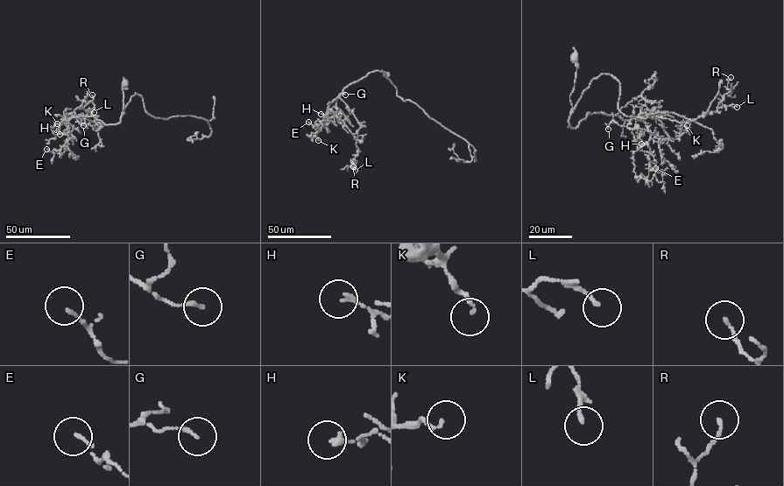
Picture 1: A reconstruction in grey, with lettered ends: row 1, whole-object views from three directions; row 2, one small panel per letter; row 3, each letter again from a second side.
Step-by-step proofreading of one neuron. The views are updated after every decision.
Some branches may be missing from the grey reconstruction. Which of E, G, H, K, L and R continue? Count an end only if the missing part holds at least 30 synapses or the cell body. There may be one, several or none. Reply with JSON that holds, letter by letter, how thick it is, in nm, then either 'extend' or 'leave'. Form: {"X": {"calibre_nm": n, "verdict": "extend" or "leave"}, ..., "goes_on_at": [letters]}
{"E": {"calibre_nm": 120, "verdict": "leave"}, "G": {"calibre_nm": 130, "verdict": "leave"}, "H": {"calibre_nm": 200, "verdict": "leave"}, "K": {"calibre_nm": 140, "verdict": "leave"}, "L": {"calibre_nm": 150, "verdict": "leave"}, "R": {"calibre_nm": 110, "verdict": "leave"}, "goes_on_at": []}

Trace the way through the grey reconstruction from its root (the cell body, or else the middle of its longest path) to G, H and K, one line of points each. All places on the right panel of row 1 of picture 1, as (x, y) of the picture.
G: (575, 58), (576, 73), (570, 95), (568, 126), (575, 128), (589, 113), (604, 112), (612, 116), (608, 129)
H: (575, 58), (568, 126), (575, 128), (589, 113), (617, 114), (635, 119), (641, 144)
K: (575, 58), (568, 127), (575, 128), (589, 113), (600, 112), (624, 120), (657, 118), (673, 139), (687, 125)

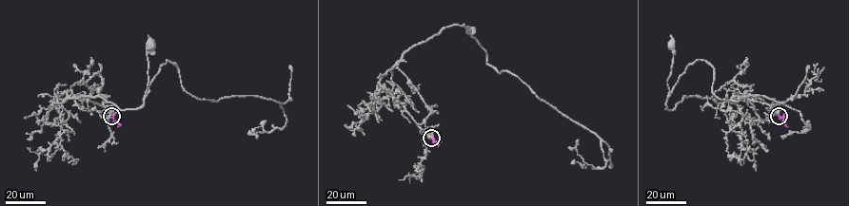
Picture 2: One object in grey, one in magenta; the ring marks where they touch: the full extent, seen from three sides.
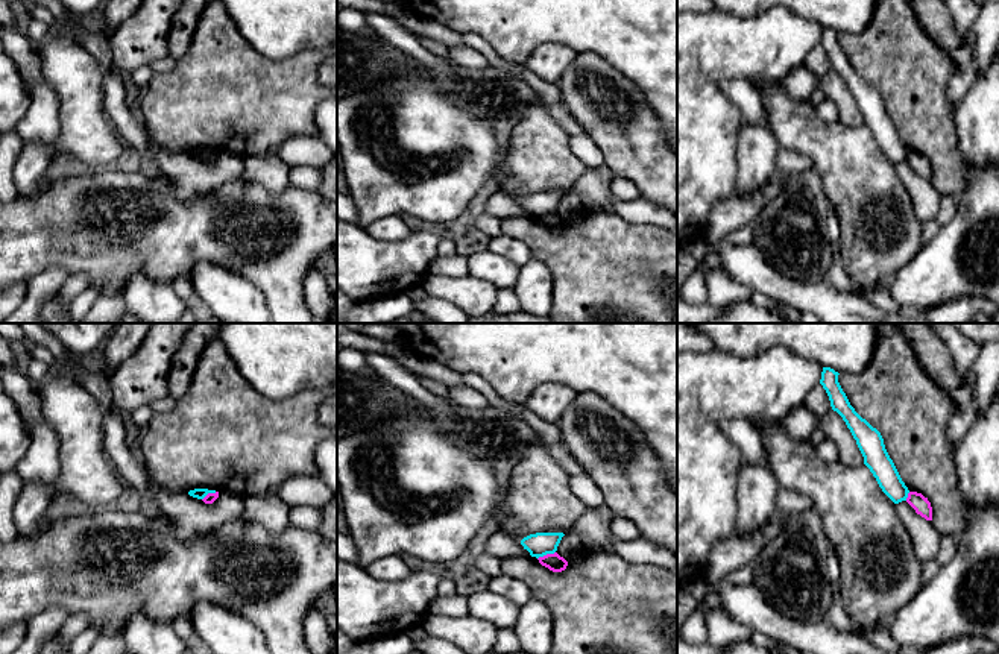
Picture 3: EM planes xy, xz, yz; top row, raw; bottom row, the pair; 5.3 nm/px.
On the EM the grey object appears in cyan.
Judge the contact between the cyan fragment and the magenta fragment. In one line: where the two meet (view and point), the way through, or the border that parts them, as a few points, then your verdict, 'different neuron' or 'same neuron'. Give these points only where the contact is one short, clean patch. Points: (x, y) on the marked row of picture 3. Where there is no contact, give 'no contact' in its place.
xz (545, 554) | along xz (554, 551), (538, 559) | different neuron

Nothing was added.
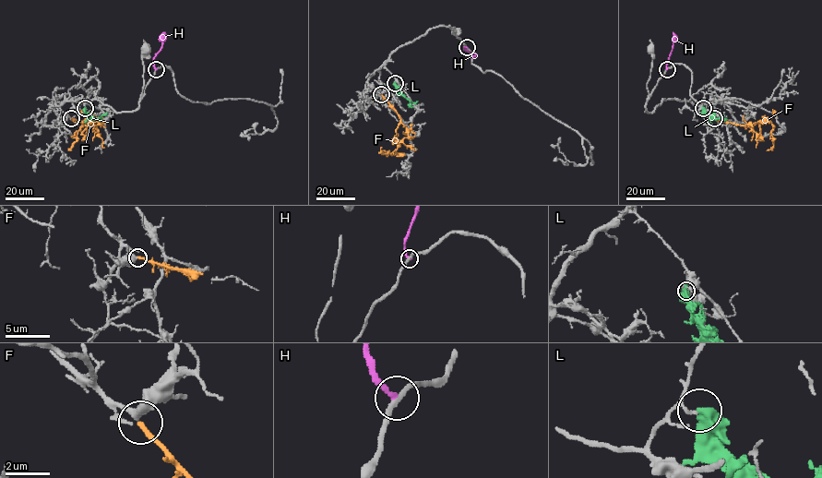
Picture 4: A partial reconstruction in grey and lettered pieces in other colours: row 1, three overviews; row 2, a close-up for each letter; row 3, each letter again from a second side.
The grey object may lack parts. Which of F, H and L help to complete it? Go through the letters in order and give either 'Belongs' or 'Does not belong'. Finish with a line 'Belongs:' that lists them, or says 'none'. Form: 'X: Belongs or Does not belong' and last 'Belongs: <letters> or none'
F: Belongs
H: Does not belong
L: Does not belong
Belongs: F

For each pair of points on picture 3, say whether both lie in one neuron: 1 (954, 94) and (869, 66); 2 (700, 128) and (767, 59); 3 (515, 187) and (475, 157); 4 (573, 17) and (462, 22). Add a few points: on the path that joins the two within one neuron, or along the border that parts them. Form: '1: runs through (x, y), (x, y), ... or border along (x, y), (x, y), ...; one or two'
1: border along (957, 66), (948, 84), (948, 103), (954, 110); two
2: runs through (700, 102), (700, 90), (731, 59), (741, 59); one
3: border along (504, 143), (503, 160), (492, 175); two
4: runs through (545, 17), (489, 17); one

